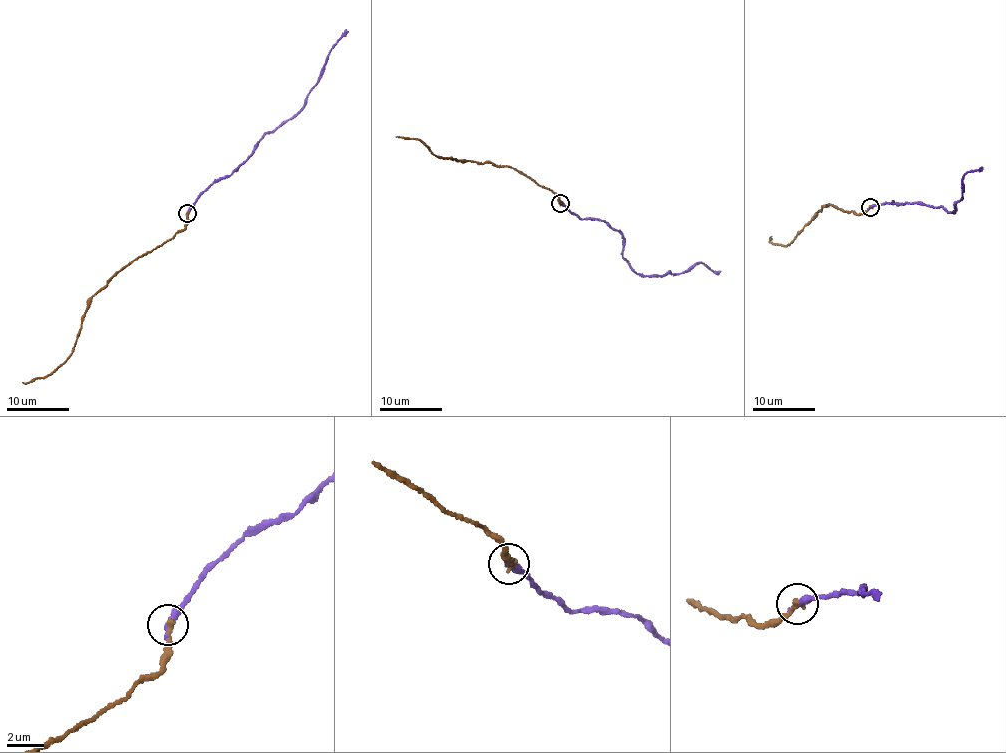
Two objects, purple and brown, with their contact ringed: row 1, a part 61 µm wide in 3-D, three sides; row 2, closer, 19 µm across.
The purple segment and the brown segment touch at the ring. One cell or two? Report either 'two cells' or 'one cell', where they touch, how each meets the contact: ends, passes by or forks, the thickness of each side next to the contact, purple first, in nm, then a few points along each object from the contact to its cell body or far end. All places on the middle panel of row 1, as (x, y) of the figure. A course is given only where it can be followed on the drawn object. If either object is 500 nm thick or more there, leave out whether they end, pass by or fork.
one cell | (560, 203) | purple ends | brown ends | 400/360 nm | purple via (560, 203), (576, 217), (598, 219), (619, 230), (622, 258), (633, 271), (678, 274), (700, 261), (720, 270) | brown via (560, 203), (558, 195), (517, 169), (441, 158), (416, 139), (395, 137)

